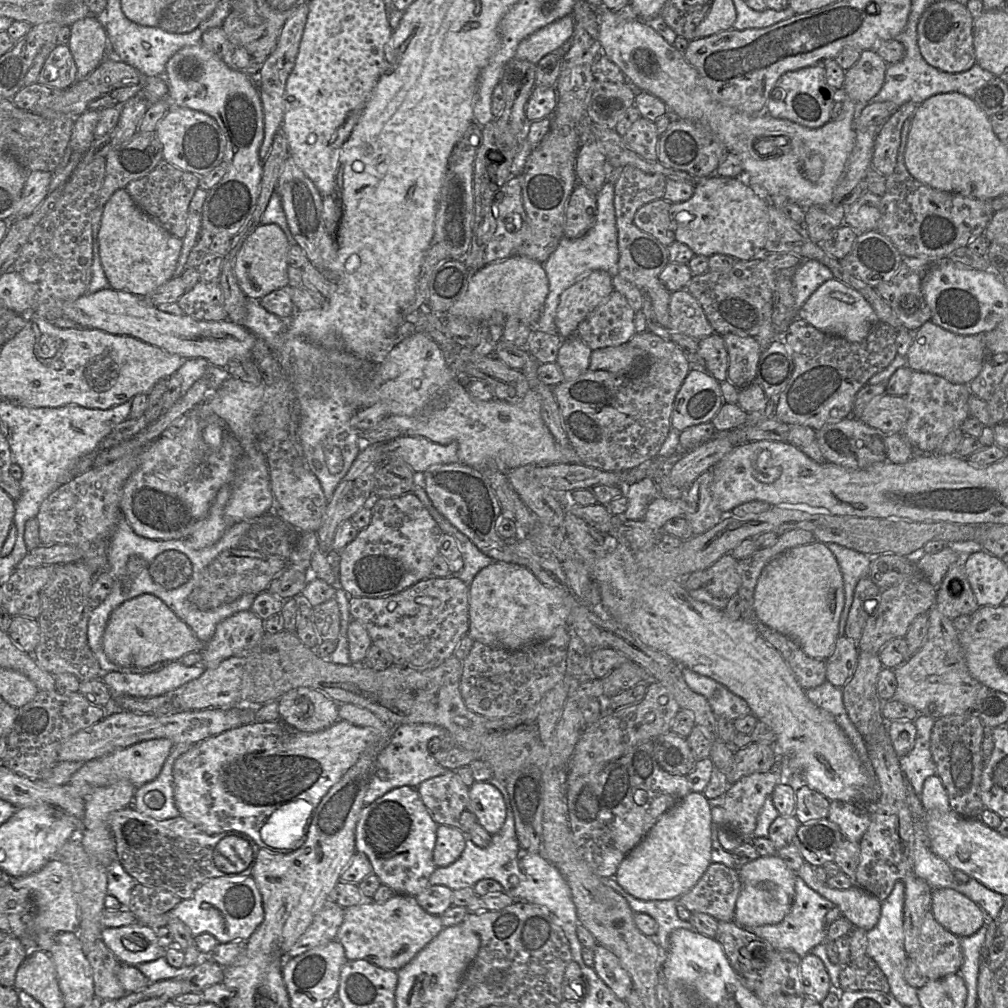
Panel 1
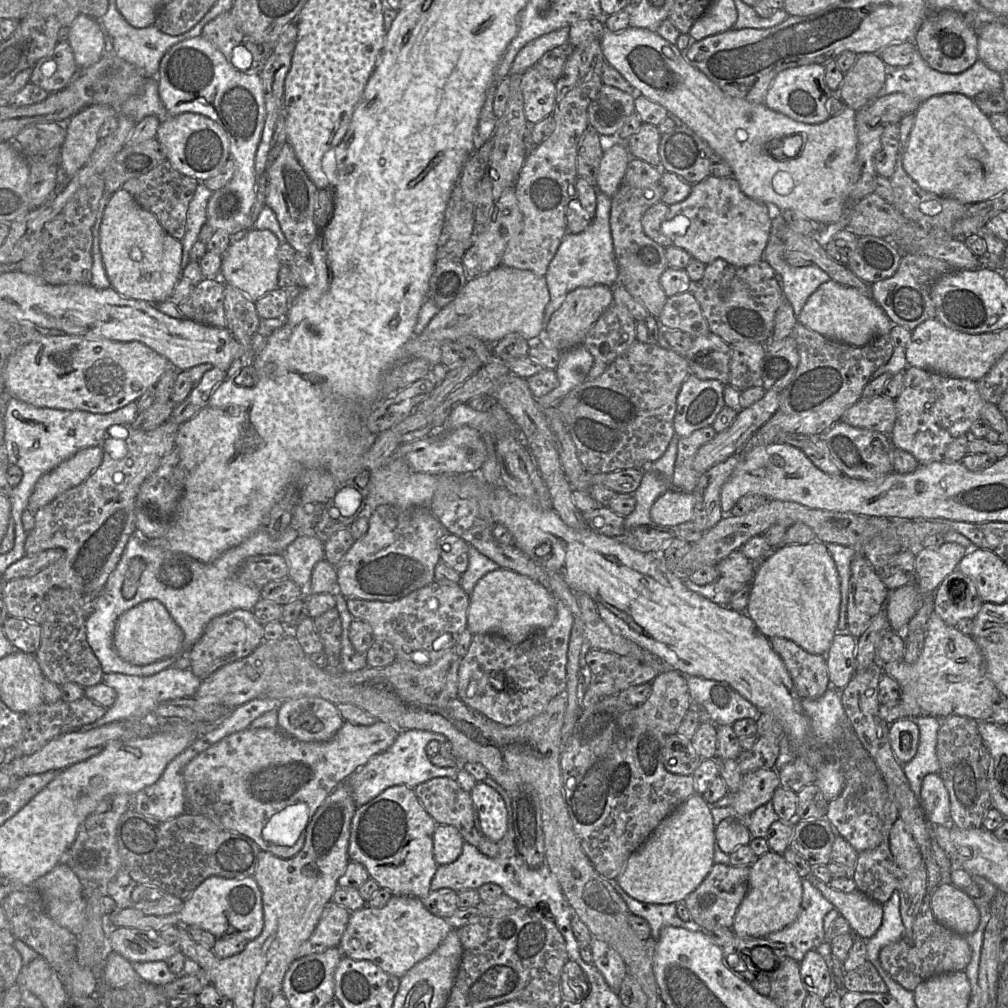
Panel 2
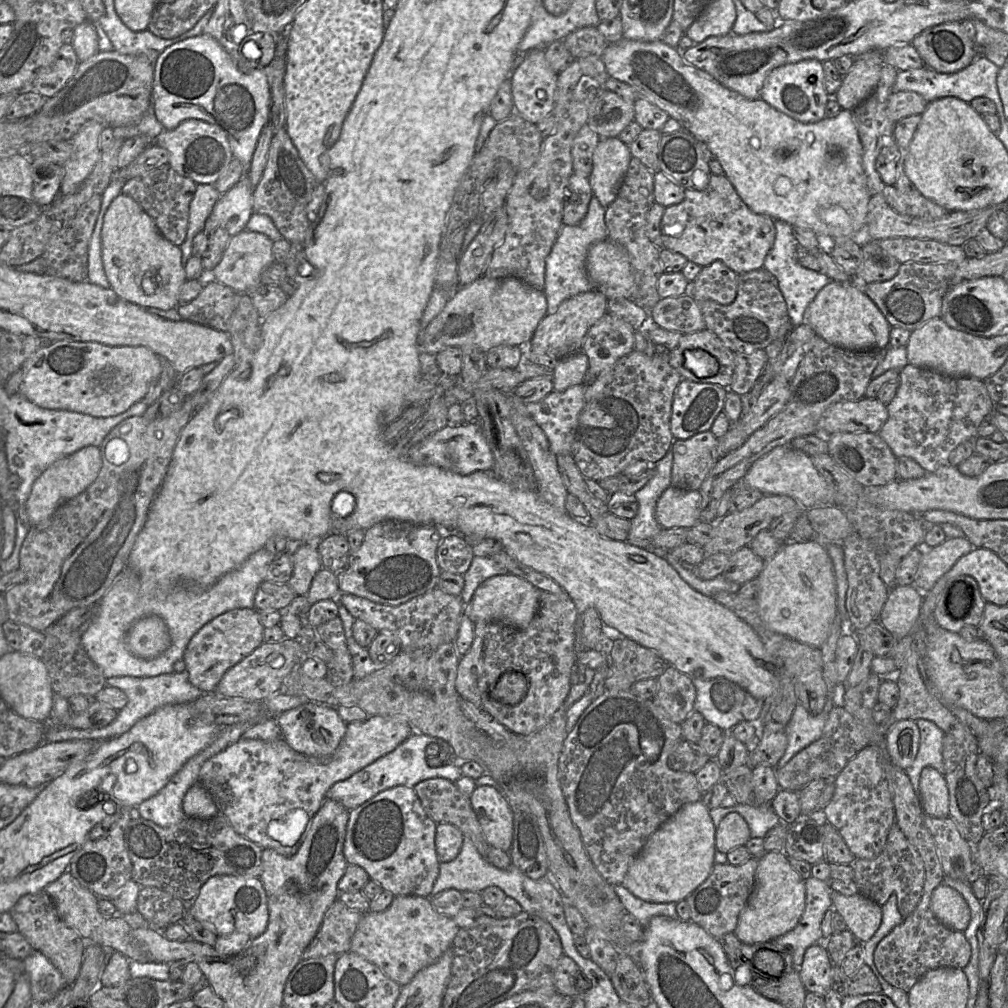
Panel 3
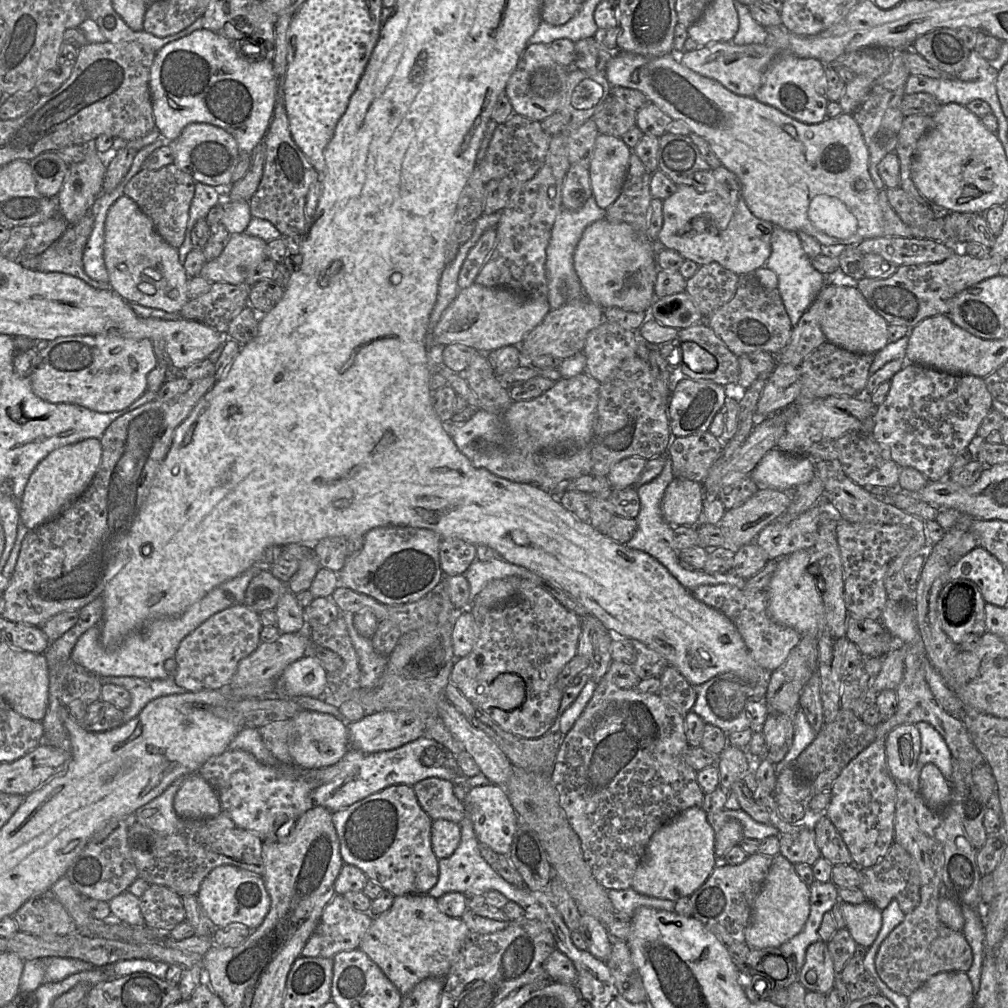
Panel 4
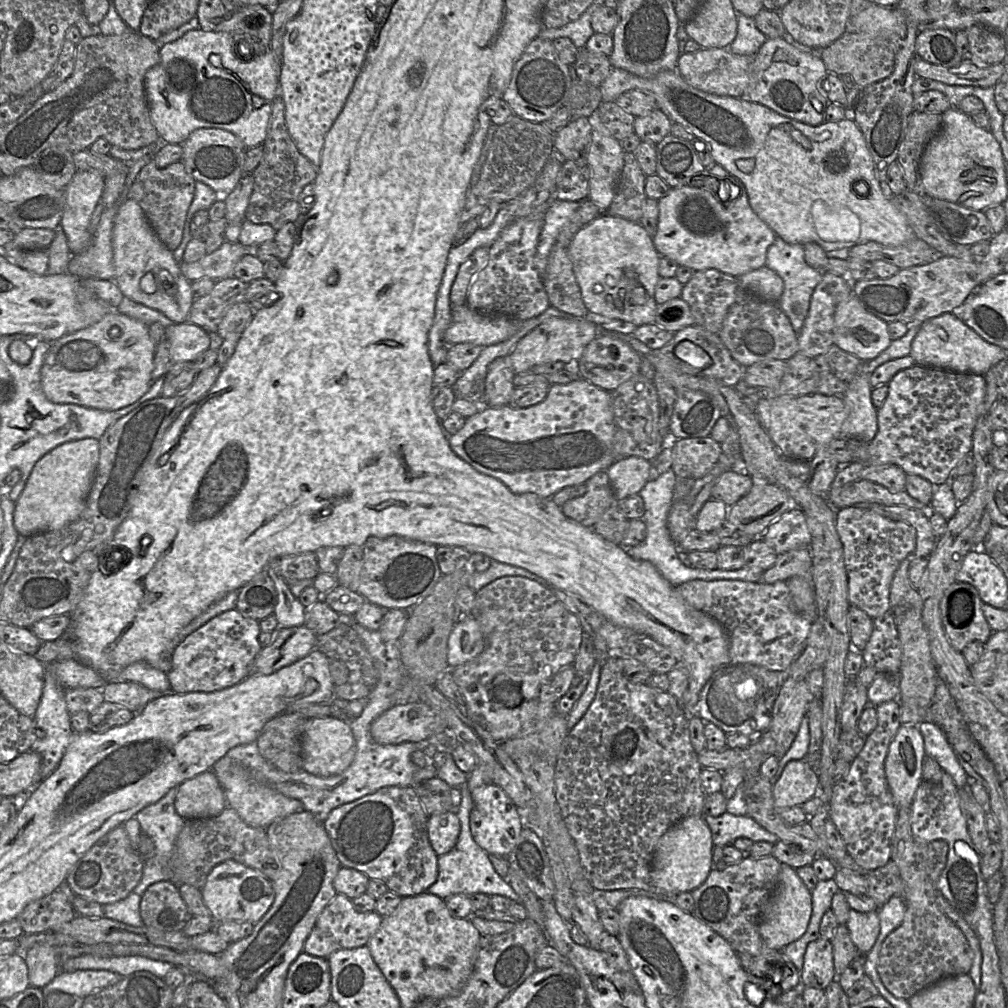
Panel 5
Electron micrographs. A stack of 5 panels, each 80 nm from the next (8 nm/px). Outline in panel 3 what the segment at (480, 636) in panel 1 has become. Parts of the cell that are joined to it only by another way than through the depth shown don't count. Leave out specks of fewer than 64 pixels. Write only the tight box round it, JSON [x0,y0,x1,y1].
[465,573,540,629]

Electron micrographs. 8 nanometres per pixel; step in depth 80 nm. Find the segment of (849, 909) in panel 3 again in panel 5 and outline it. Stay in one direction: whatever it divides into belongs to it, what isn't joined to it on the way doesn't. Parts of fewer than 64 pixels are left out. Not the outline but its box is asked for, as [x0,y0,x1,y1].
[845,908,880,953]

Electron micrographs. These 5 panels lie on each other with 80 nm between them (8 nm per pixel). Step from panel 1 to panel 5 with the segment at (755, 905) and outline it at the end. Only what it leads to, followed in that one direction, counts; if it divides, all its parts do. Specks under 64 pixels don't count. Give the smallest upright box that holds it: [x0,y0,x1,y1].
[759,863,812,950]

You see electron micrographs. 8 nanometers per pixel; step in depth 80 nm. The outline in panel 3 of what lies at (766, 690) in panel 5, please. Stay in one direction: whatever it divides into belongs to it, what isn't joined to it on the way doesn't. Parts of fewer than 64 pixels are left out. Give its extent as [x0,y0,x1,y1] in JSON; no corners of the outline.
[691,678,763,732]

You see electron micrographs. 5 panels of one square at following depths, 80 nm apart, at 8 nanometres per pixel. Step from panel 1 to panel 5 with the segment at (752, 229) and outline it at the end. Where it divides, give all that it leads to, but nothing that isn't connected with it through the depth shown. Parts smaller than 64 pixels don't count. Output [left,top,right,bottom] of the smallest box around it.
[654,164,776,278]

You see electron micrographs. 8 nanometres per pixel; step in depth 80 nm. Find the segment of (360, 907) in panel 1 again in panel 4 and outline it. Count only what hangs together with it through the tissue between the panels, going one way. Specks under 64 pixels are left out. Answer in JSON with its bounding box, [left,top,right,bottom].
[358,894,470,996]

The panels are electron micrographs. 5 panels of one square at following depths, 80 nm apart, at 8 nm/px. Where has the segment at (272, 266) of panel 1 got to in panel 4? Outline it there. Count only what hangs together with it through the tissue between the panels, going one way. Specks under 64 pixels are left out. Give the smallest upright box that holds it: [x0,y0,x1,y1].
[200,234,267,284]

